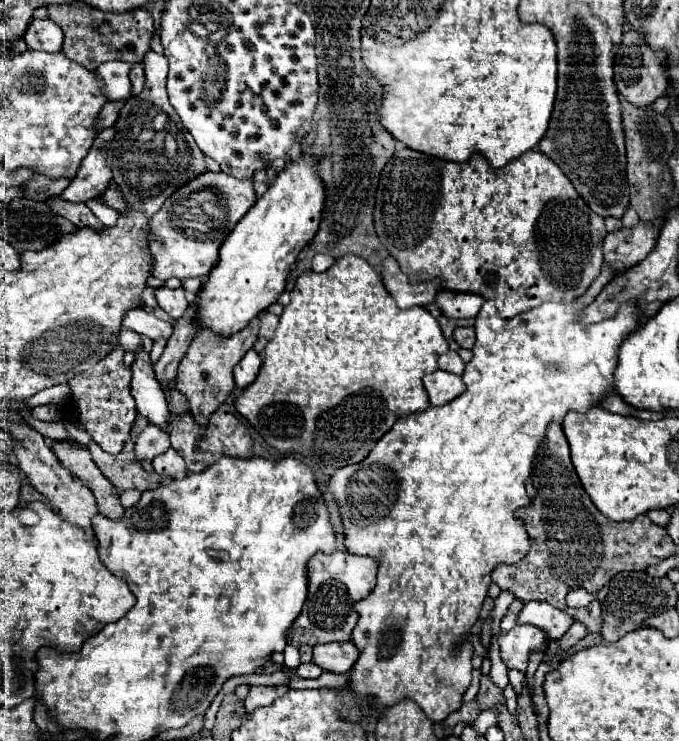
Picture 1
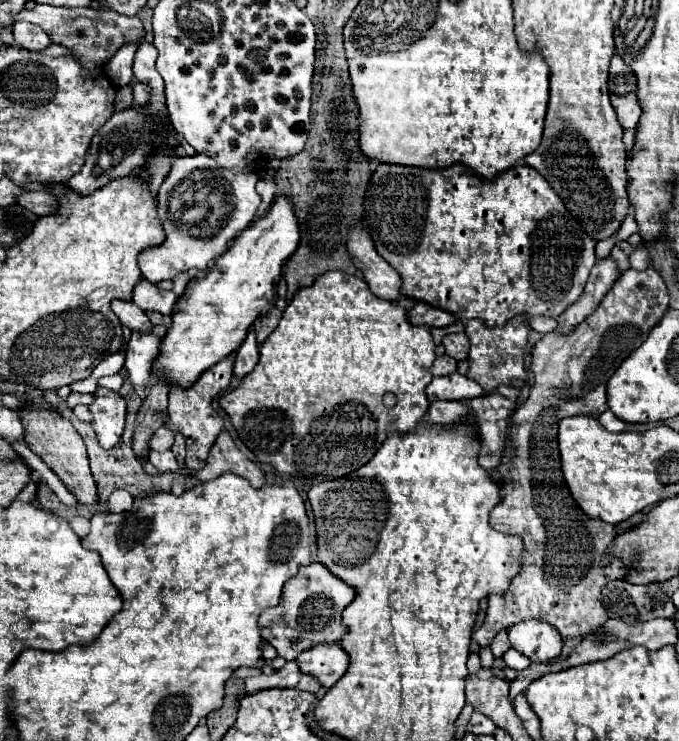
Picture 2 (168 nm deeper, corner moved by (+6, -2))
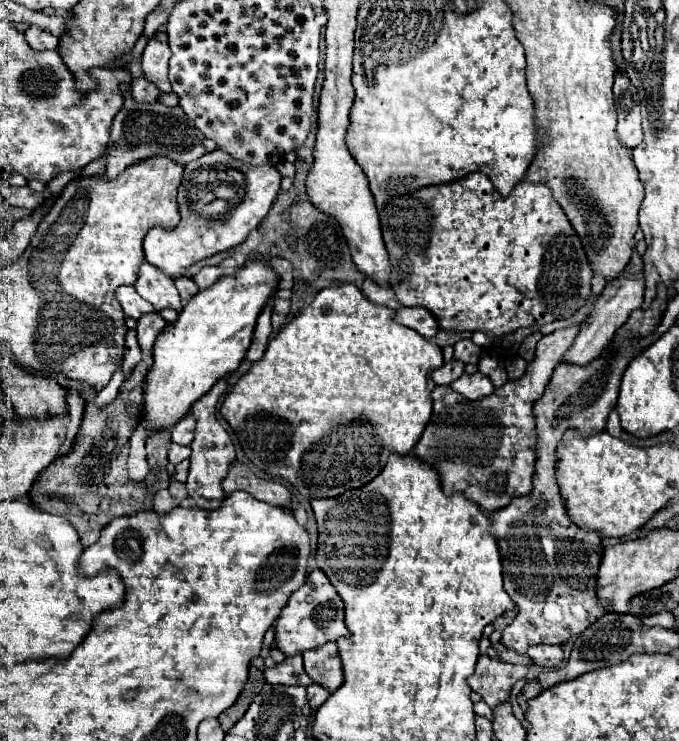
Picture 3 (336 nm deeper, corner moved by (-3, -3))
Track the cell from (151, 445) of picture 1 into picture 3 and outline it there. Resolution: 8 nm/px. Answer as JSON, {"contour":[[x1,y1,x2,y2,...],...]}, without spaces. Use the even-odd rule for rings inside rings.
{"contour":[[187,413,173,429,173,443,177,445,191,445,193,435,195,435,195,417,191,413]]}

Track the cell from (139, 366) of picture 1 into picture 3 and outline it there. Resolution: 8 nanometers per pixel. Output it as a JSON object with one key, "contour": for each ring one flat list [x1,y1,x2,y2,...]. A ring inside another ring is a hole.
{"contour":[[147,313,143,315,143,319,137,321,137,339,143,351,153,349,157,335,163,331,167,323,163,321,163,317,159,313]]}

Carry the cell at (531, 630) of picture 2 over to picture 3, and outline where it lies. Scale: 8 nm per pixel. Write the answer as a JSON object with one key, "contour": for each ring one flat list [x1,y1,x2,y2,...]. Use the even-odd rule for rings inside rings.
{"contour":[[539,645,539,647,531,647,527,651,527,655,531,657,531,661,539,667,549,667,555,669,561,665,563,661,563,649,559,645]]}

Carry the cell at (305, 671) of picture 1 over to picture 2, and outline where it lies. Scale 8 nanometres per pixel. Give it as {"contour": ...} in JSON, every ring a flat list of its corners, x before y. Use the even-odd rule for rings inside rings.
{"contour":[[302,674,302,678,300,678,296,688,298,690,308,690,308,692,318,692,320,690,320,682,310,674]]}

